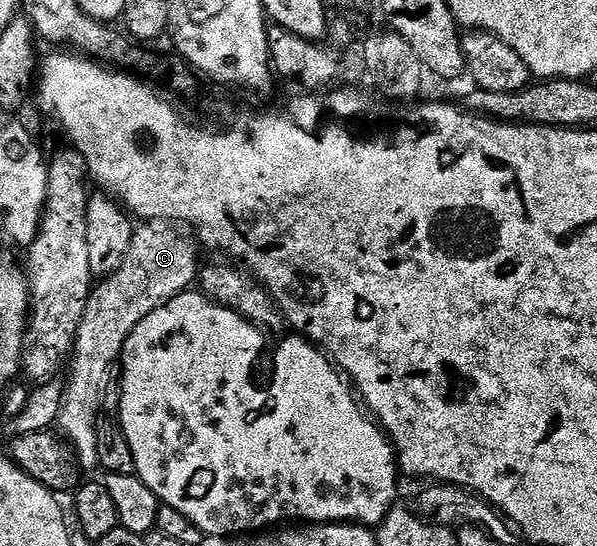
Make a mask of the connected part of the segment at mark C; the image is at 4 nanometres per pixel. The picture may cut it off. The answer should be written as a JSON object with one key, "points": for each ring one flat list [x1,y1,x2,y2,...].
{"points":[[165,219,140,222,121,265,91,288,75,338,74,353,69,363,72,366,71,377,65,381,63,408,57,424,58,430,69,440,80,468,95,467,101,460,99,414,103,411,103,398,111,383,111,366,120,362,129,333,133,333,133,329,137,329,153,309,188,290,194,284,191,282,200,278,200,244,192,236,191,240,186,230,178,229,183,230]]}

